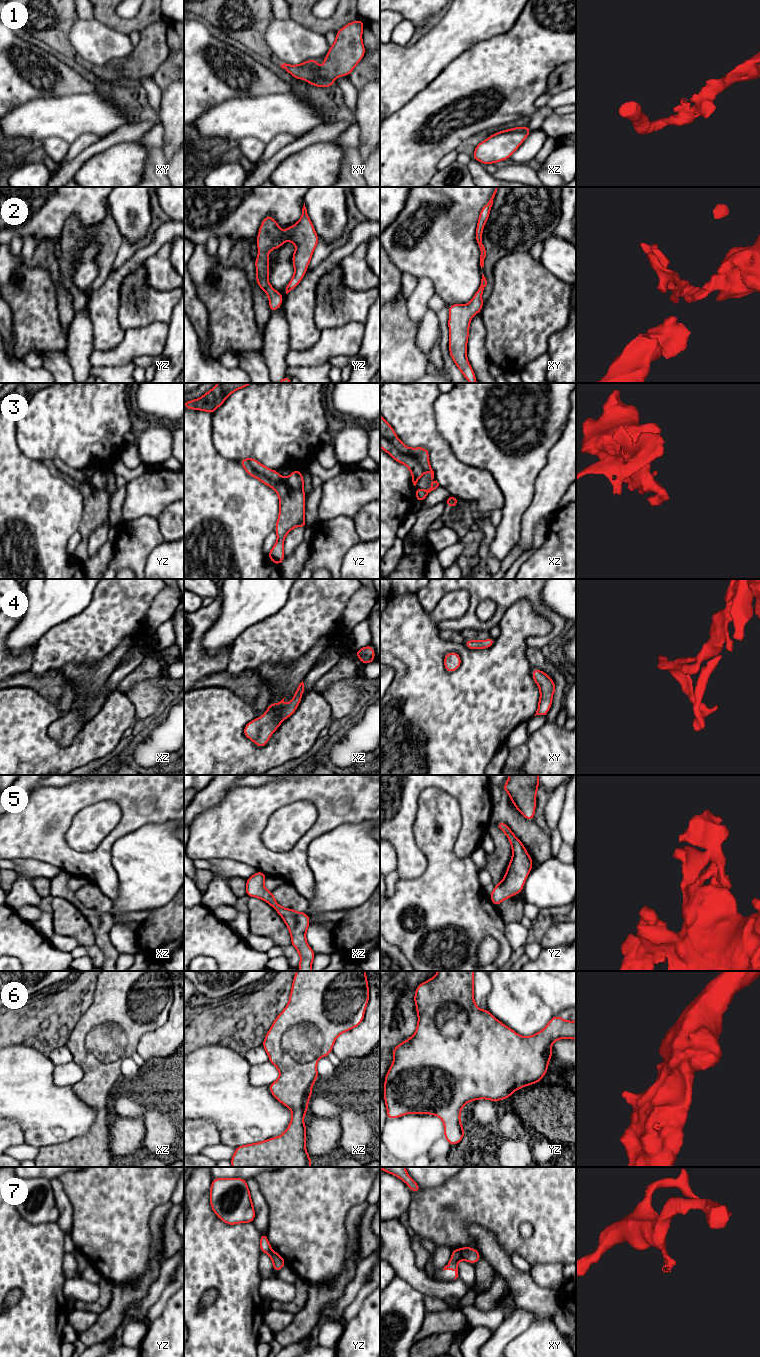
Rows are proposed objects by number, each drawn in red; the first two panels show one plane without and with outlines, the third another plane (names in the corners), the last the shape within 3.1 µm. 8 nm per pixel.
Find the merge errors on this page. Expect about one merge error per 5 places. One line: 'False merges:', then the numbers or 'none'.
False merges: 1, 3, 7

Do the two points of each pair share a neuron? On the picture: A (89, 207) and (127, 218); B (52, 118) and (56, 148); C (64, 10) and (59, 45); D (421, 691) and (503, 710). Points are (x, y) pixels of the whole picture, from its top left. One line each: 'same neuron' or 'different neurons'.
A: different neurons
B: different neurons
C: same neuron
D: same neuron

